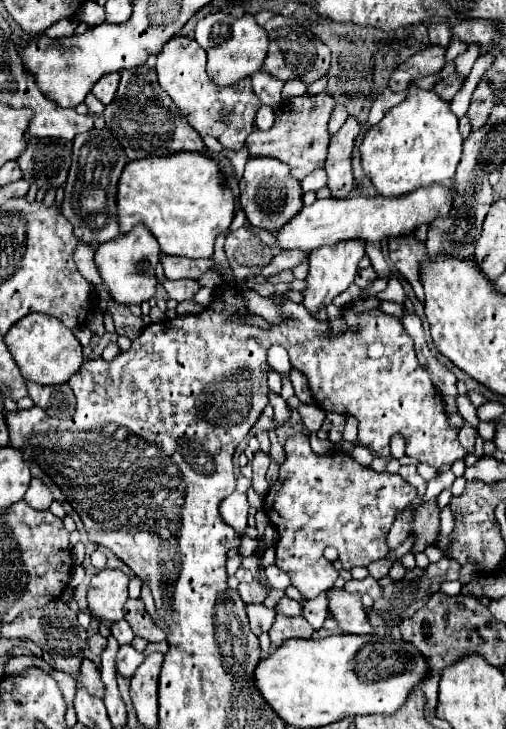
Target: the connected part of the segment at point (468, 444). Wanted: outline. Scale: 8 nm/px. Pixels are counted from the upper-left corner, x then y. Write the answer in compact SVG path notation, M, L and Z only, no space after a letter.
M465 423L459 431L459 439L461 439L461 445L471 453L475 447L475 441L477 441L477 429L471 423Z

